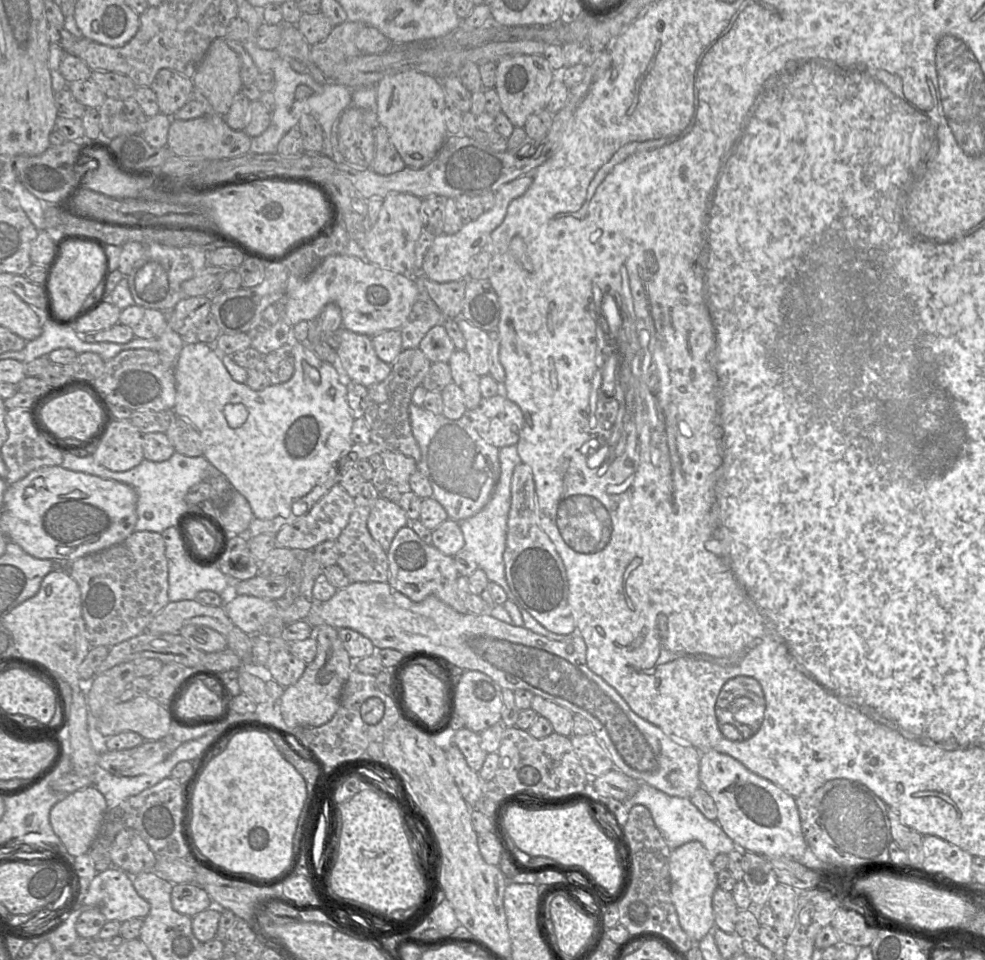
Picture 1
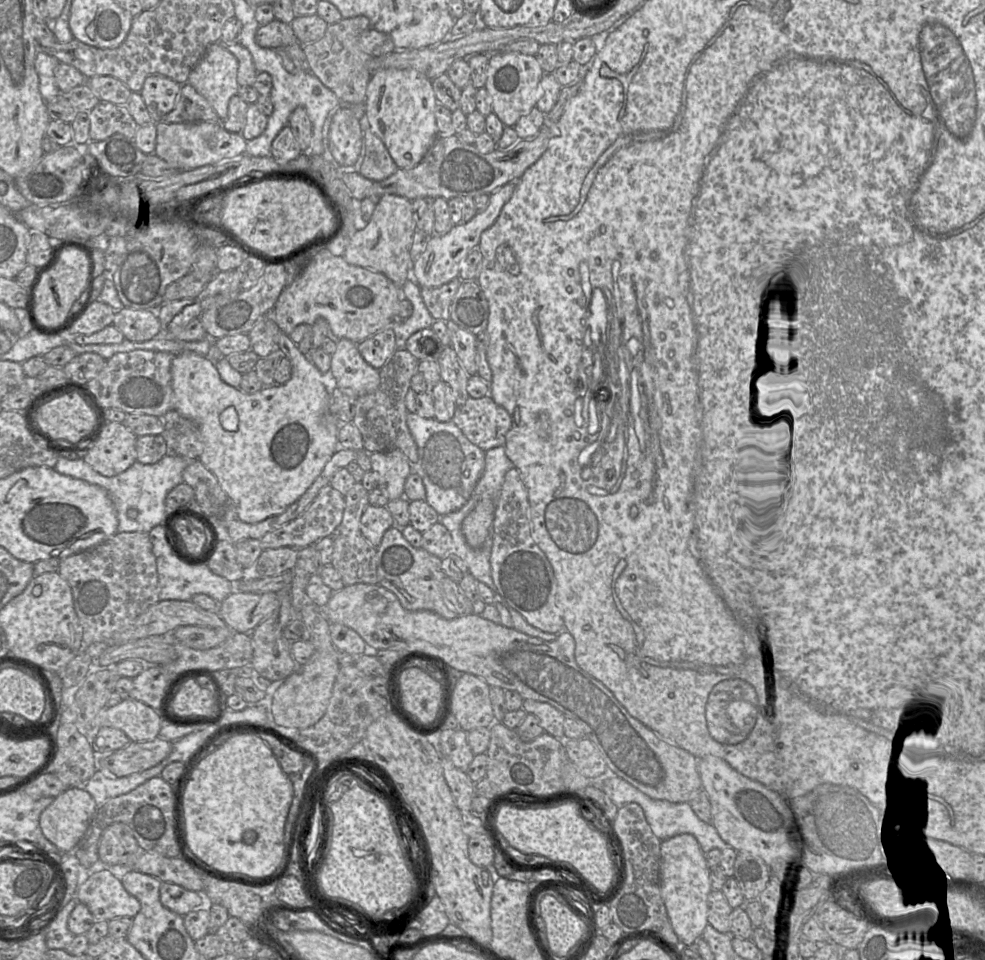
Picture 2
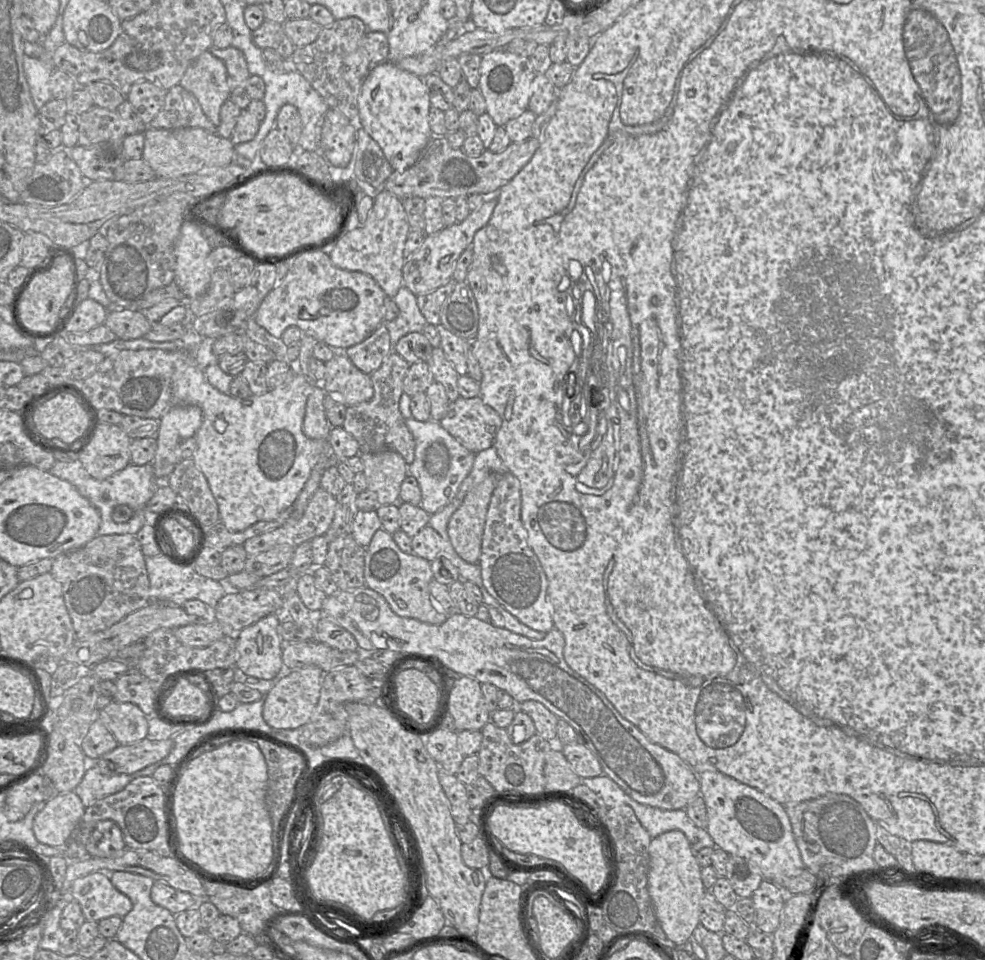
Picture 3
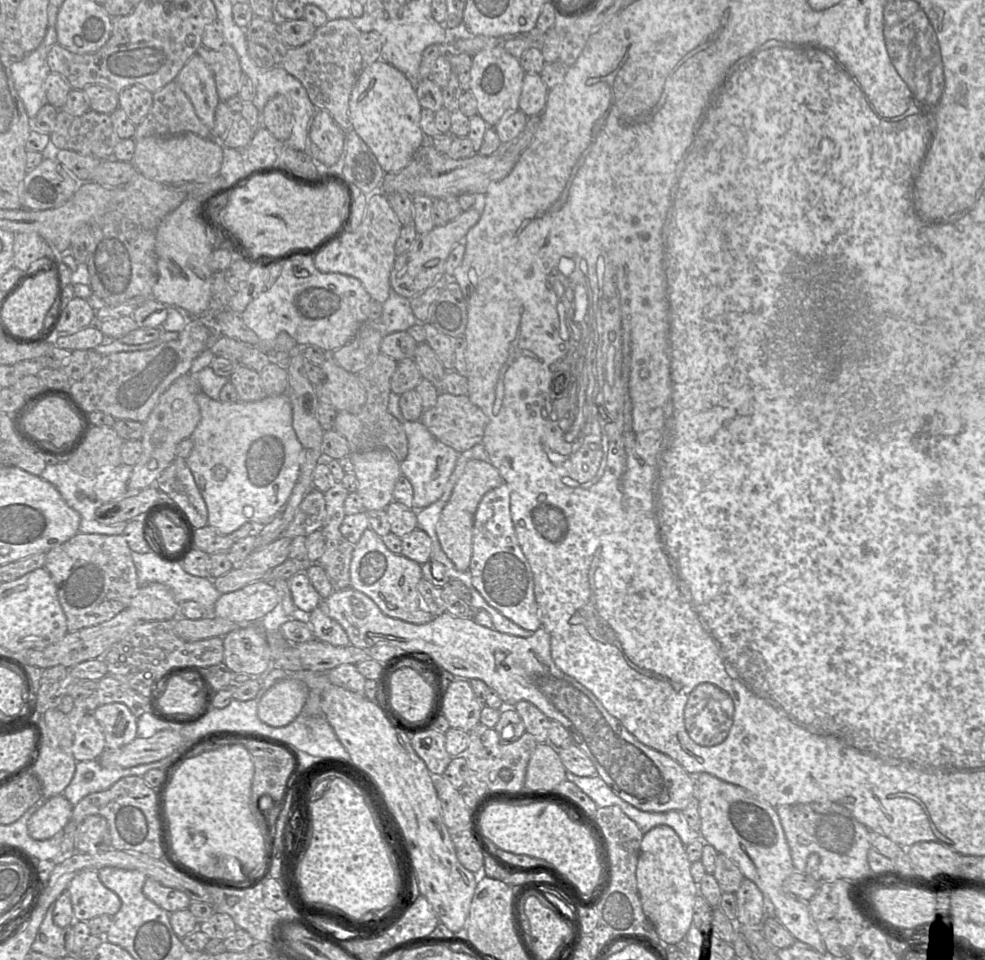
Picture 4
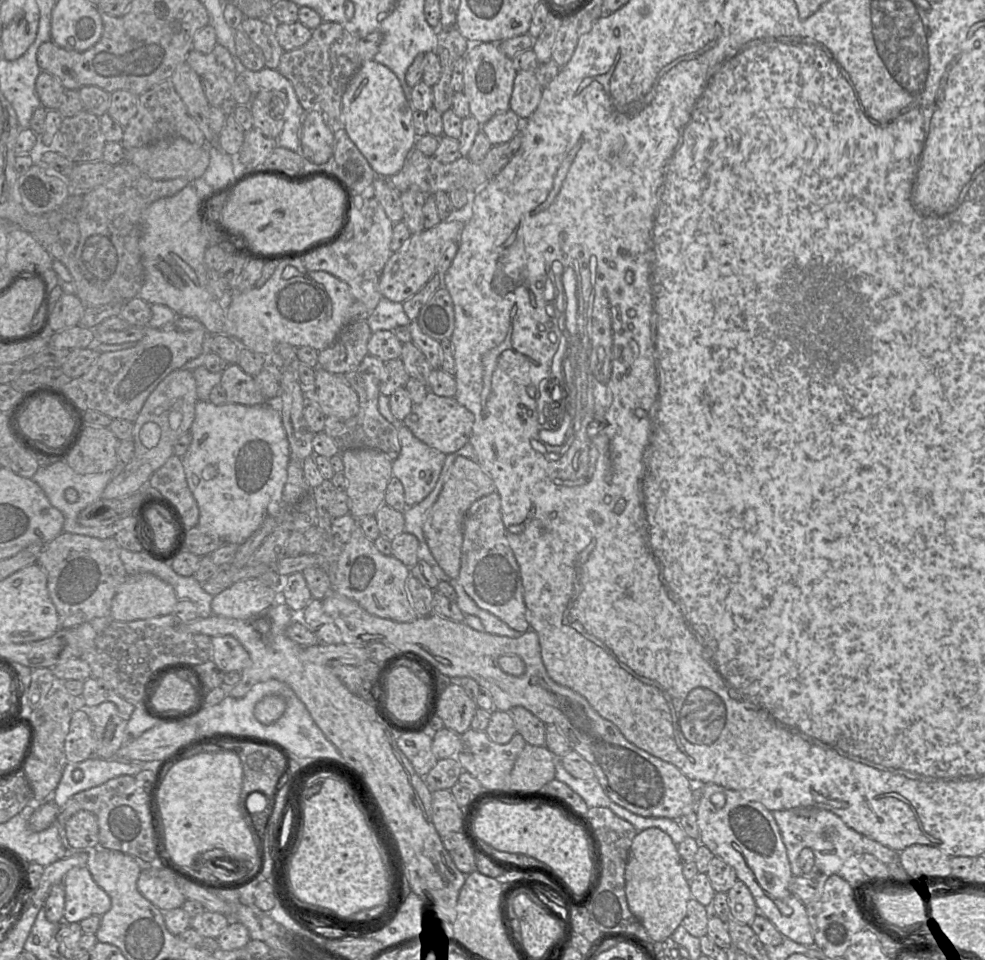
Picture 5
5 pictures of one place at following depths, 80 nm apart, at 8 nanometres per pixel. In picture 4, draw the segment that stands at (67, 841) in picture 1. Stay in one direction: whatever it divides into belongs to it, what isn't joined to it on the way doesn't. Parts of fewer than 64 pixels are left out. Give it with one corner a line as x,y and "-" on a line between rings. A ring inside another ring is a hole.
62,794
46,800
28,822
29,835
35,840
52,838
69,822
73,807

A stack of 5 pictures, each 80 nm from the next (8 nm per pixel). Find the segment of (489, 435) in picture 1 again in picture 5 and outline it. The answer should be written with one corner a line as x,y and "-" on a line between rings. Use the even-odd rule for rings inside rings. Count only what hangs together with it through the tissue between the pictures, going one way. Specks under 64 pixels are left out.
428,392
421,403
413,403
411,412
402,423
410,429
415,437
428,446
445,454
450,454
469,443
474,415
454,397
442,397

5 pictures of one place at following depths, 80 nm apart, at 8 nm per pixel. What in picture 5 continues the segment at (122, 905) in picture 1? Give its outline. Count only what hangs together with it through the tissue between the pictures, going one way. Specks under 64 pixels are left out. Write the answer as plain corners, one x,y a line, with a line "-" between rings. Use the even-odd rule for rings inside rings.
74,867
63,879
64,921
80,922
91,915
103,915
111,907
108,894
93,880
87,867

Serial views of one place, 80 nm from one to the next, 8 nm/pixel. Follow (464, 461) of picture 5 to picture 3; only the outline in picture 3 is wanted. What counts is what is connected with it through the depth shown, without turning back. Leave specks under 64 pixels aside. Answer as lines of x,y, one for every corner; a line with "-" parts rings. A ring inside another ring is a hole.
491,473
472,487
452,514
447,533
457,555
468,563
478,563
488,506
503,473

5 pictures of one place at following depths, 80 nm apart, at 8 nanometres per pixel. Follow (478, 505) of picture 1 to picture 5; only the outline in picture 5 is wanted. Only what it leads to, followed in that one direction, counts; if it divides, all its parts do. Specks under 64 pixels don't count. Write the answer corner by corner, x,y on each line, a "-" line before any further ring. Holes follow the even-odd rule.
380,394
378,409
381,415
398,430
400,453
392,462
393,477
400,480
404,488
405,502
408,507
423,501
435,488
447,454
432,448
413,435
402,421
393,416
389,407
389,397

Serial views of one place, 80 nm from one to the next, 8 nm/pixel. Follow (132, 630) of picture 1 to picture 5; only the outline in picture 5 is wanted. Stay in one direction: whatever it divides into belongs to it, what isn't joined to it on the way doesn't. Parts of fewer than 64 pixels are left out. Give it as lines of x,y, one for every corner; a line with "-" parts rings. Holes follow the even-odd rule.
65,531
45,545
37,564
47,575
48,591
57,610
59,628
71,628
110,615
112,600
128,577
120,558
120,548
113,537
99,539

